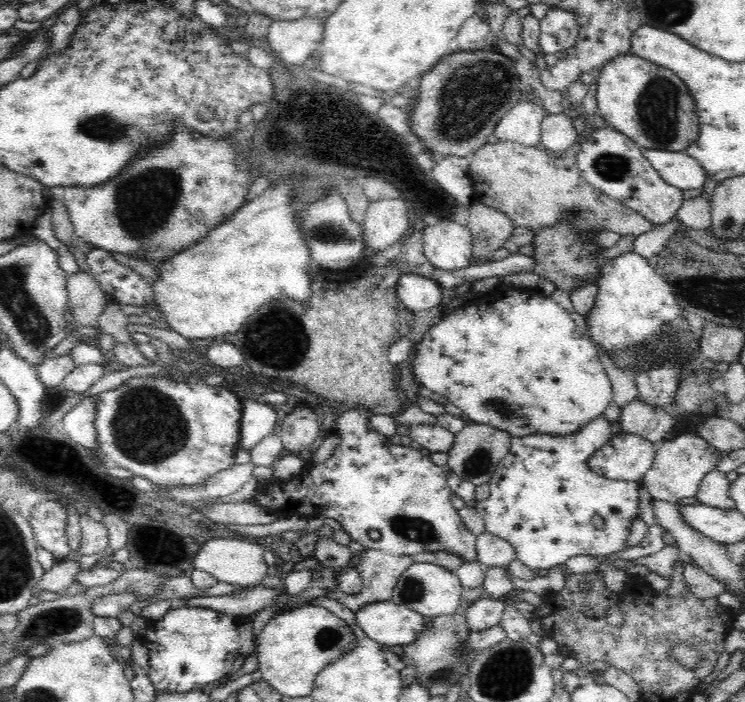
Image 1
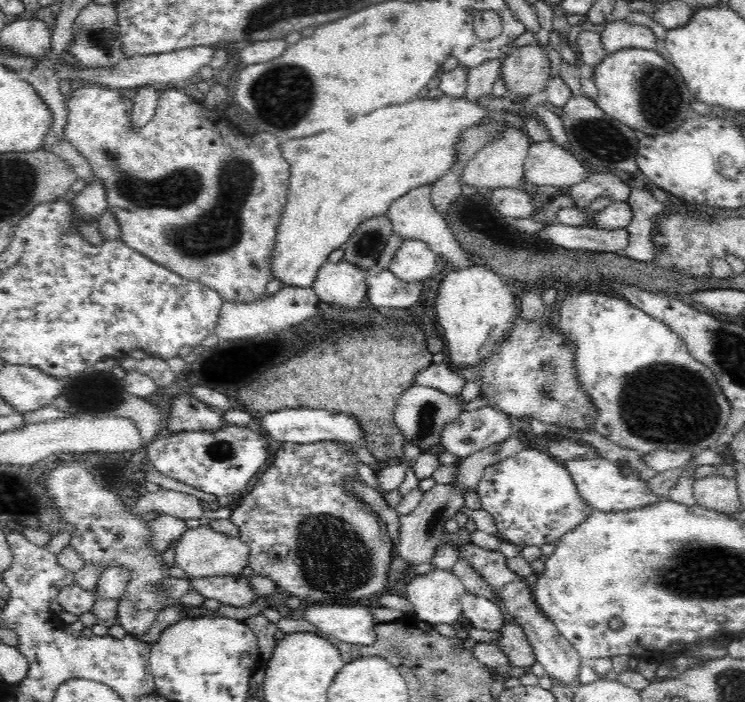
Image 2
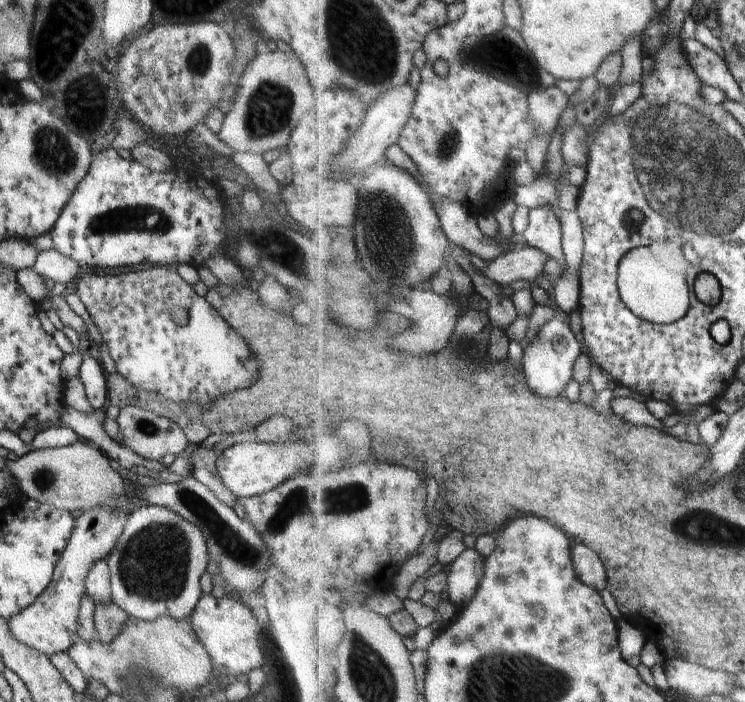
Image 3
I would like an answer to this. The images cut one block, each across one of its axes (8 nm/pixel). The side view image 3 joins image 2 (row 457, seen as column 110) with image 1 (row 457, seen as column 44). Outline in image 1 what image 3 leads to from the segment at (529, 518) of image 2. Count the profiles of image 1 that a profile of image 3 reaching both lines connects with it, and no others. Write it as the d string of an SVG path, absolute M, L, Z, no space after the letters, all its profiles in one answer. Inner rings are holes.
M620 433L588 457L587 465L608 480L639 482L652 468L656 444L634 434Z

